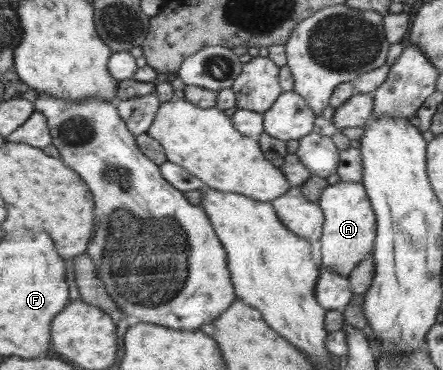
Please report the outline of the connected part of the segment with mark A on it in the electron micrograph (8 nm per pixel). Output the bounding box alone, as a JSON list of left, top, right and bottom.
[319,182,377,277]

